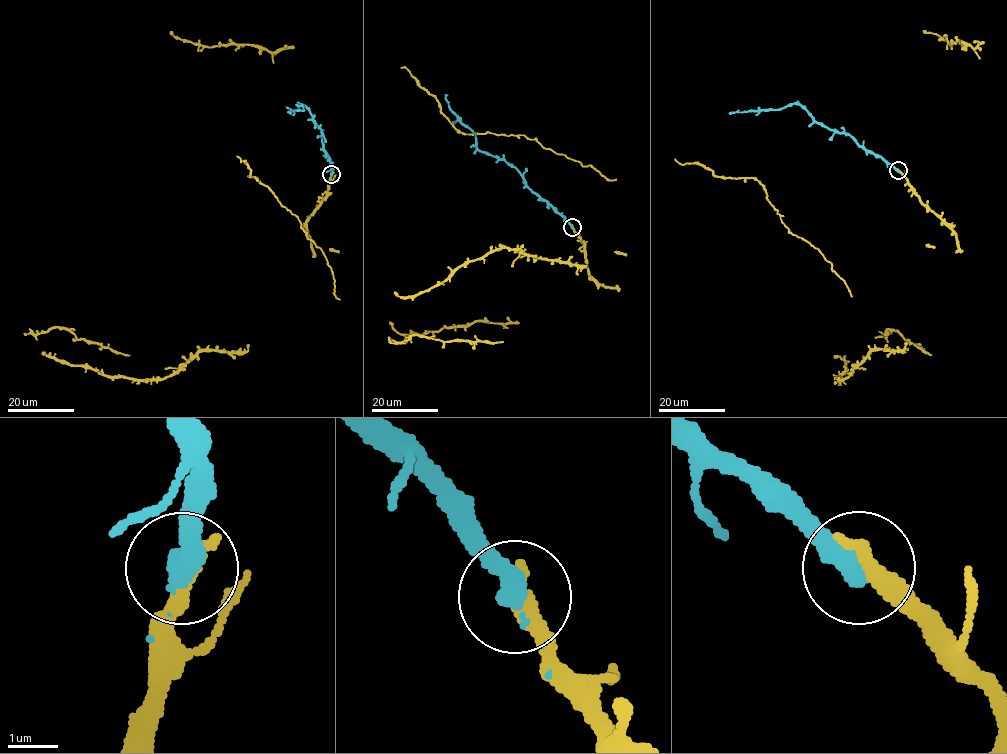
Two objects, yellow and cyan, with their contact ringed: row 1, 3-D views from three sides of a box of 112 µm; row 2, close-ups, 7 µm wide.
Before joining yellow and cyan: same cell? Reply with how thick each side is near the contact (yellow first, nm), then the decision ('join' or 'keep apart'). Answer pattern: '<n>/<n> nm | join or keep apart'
440/500 nm | join

